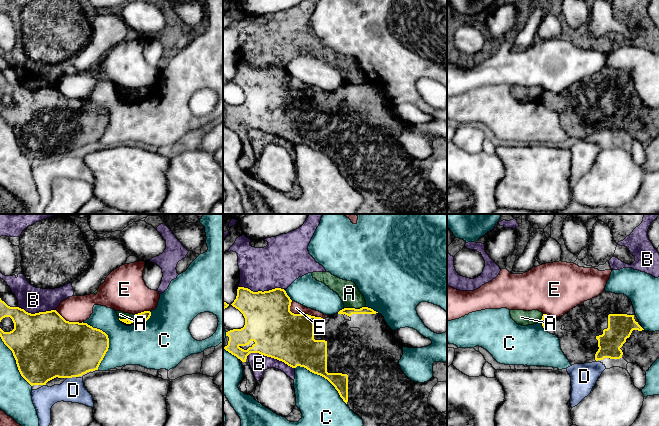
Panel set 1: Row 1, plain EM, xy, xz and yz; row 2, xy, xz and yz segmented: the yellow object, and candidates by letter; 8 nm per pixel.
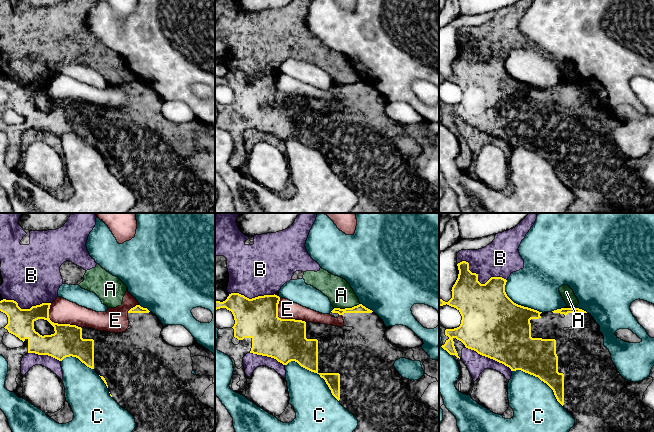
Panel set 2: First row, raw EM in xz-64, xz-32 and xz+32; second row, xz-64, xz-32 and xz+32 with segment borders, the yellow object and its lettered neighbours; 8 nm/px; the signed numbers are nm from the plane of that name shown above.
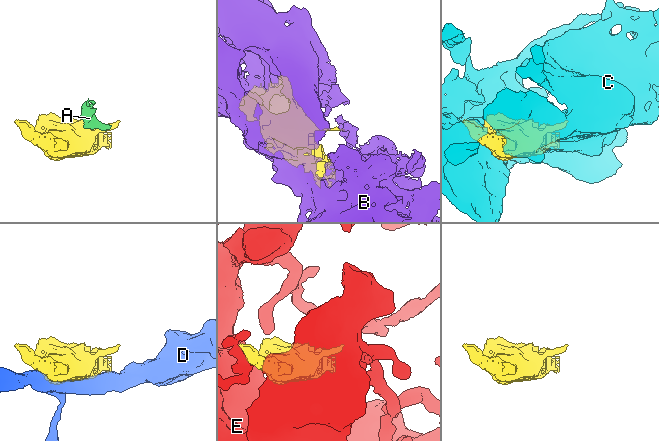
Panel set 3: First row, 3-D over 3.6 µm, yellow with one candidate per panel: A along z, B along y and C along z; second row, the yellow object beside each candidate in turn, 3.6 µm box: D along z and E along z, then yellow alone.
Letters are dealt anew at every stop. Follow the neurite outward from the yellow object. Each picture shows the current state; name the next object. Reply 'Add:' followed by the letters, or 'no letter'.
Add: no letter

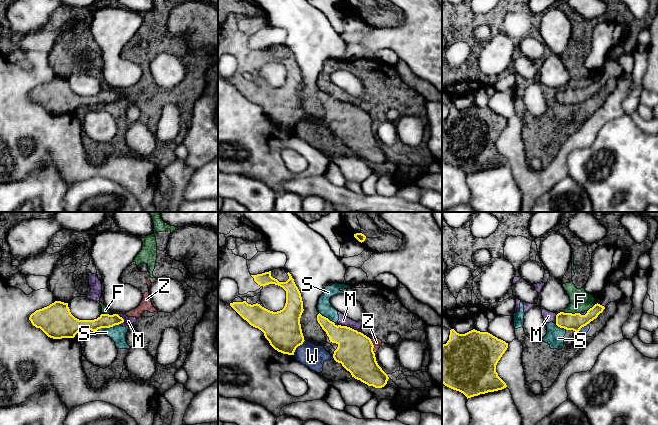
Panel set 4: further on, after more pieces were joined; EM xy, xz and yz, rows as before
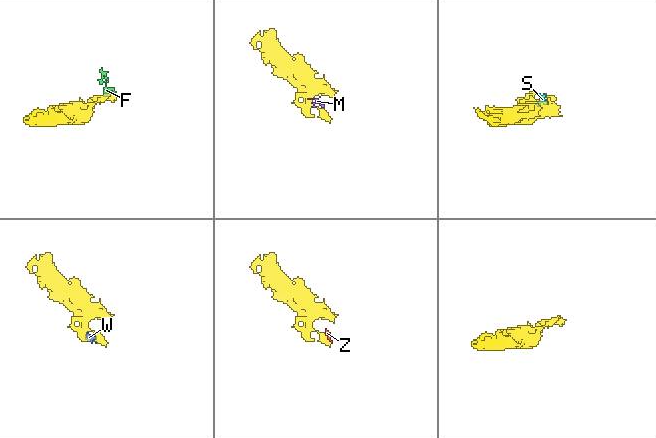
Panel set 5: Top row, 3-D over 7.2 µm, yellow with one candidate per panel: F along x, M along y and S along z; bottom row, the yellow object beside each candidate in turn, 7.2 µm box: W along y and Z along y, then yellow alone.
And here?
Add: no letter

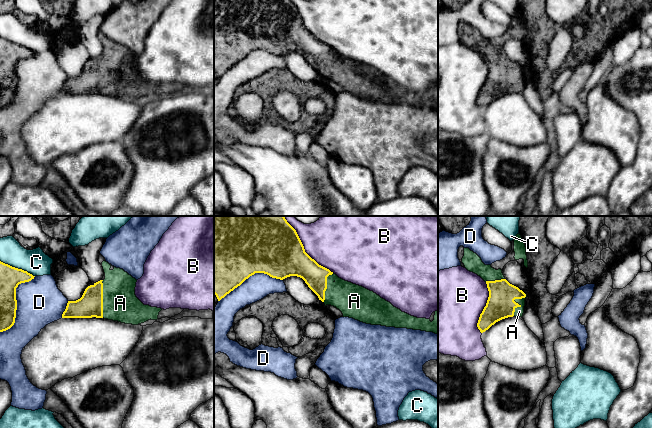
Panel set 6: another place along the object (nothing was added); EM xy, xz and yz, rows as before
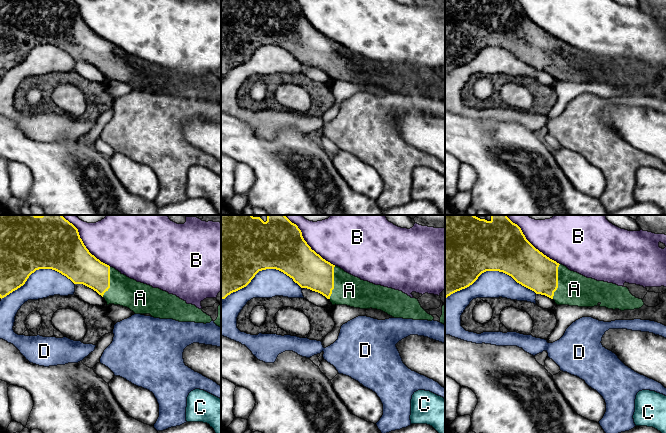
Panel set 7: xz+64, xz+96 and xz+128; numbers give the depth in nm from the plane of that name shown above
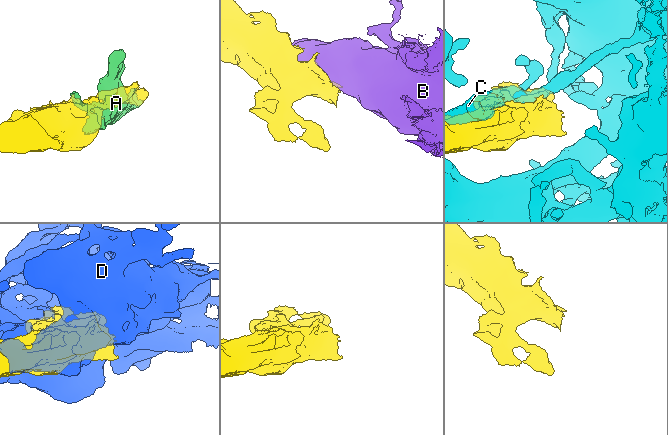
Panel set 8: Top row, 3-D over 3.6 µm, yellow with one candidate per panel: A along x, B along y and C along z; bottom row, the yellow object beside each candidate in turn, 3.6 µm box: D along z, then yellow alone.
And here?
Add: A

